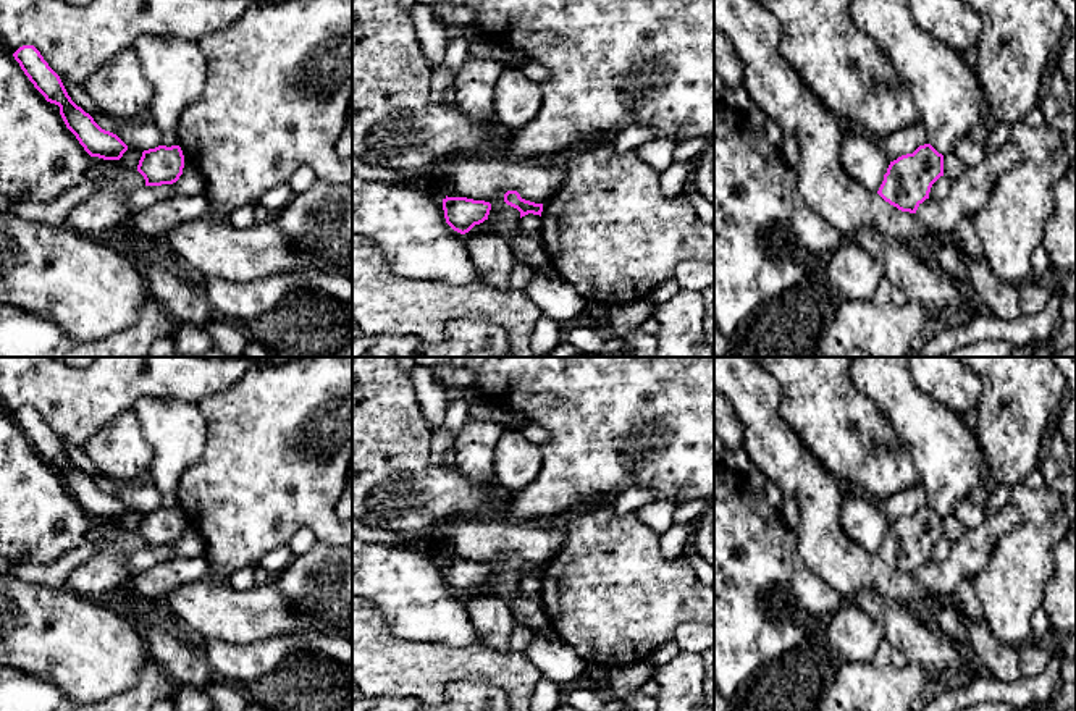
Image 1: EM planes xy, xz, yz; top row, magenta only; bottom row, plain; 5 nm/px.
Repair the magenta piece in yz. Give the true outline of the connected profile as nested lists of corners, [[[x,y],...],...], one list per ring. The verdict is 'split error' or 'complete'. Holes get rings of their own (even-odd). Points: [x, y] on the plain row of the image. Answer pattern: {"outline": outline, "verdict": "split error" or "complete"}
{"outline": [[[924,506],[913,515],[890,524],[877,556],[898,572],[916,575],[940,538],[944,538],[944,517],[931,506]]], "verdict": "complete"}

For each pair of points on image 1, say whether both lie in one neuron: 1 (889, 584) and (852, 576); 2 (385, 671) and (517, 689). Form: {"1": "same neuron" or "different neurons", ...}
{"1": "same neuron", "2": "same neuron"}

